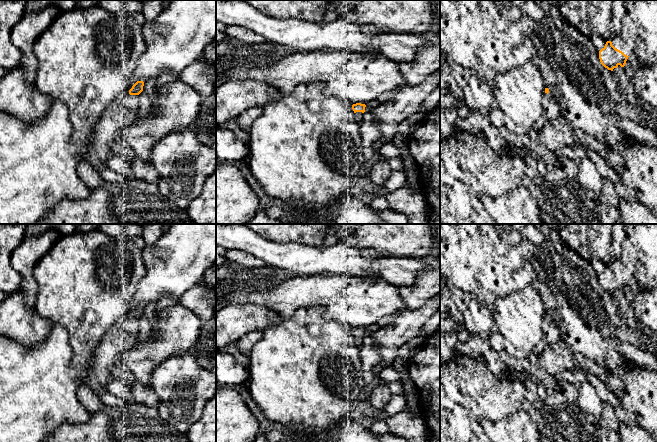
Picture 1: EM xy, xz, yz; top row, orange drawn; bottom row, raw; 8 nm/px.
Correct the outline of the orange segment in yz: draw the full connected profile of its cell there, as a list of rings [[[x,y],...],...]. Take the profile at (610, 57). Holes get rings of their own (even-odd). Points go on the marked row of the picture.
[[[624,13],[621,17],[619,35],[607,41],[599,51],[601,64],[608,70],[618,72],[625,66],[628,57],[633,54],[636,37],[635,23],[627,13]]]

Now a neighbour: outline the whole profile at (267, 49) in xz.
[[[267,41],[254,45],[243,45],[237,42],[235,42],[235,44],[238,48],[243,47],[253,50],[258,56],[258,58],[279,57],[288,51],[285,47],[282,47],[279,44]]]

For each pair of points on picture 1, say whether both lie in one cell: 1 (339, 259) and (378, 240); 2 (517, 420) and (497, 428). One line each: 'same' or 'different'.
1: different
2: same

